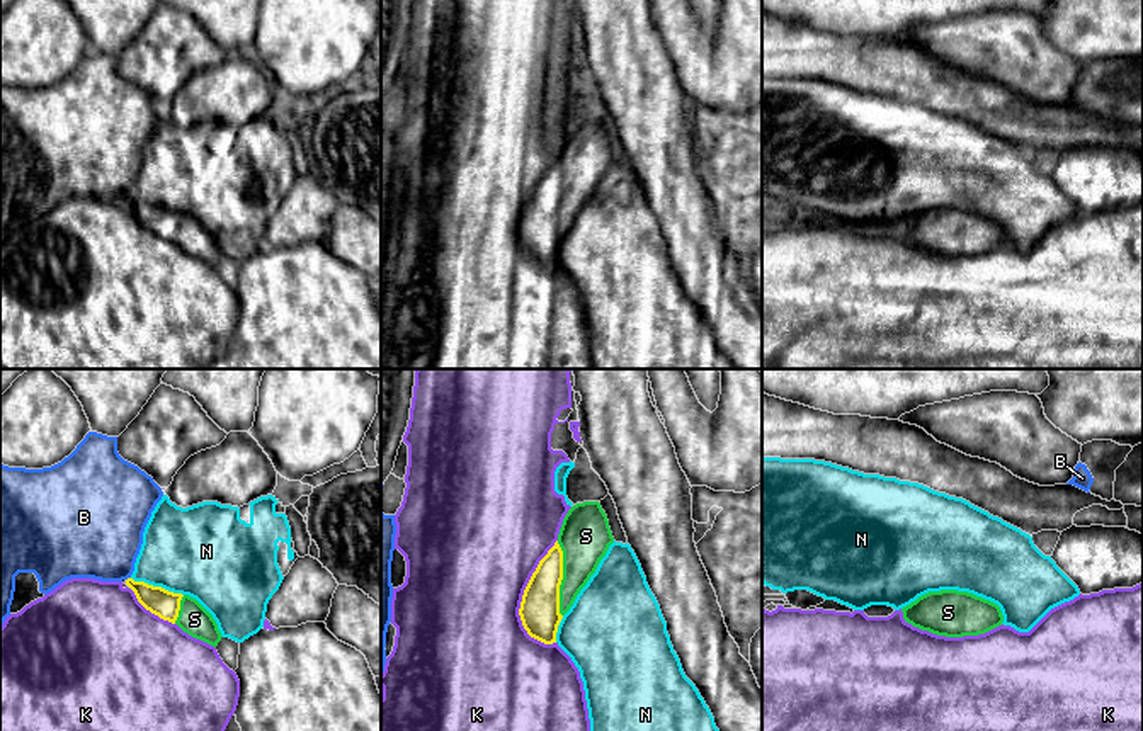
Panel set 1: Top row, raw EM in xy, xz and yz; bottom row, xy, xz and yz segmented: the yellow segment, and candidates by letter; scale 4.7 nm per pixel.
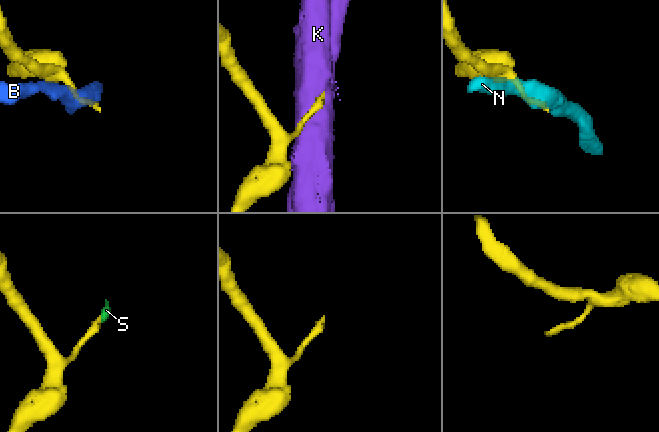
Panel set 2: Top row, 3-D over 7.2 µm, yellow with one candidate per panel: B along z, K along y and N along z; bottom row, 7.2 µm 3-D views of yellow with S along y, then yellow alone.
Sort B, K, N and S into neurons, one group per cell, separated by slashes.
B / K / N / S

